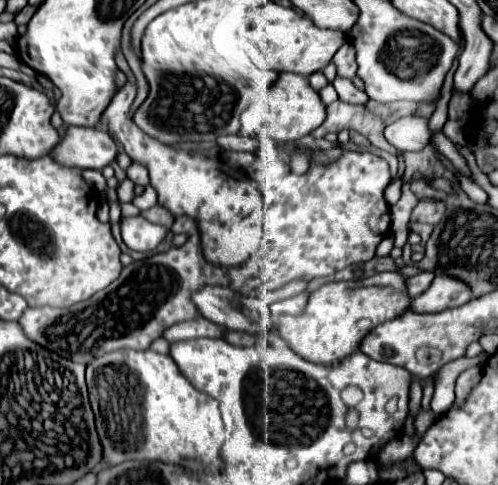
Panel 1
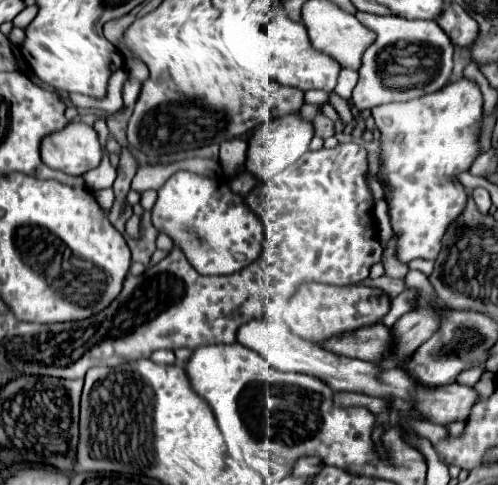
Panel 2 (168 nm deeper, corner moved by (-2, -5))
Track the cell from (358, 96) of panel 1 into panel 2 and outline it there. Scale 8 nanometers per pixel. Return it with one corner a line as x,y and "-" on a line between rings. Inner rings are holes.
460,78
438,92
426,94
408,102
380,104
372,108
378,130
382,132
382,178
390,188
388,214
398,234
398,258
400,262
410,262
414,258
434,260
440,252
440,240
446,232
446,226
464,210
466,192
454,180
460,172
468,170
478,154
478,136
482,120
482,92
474,80

